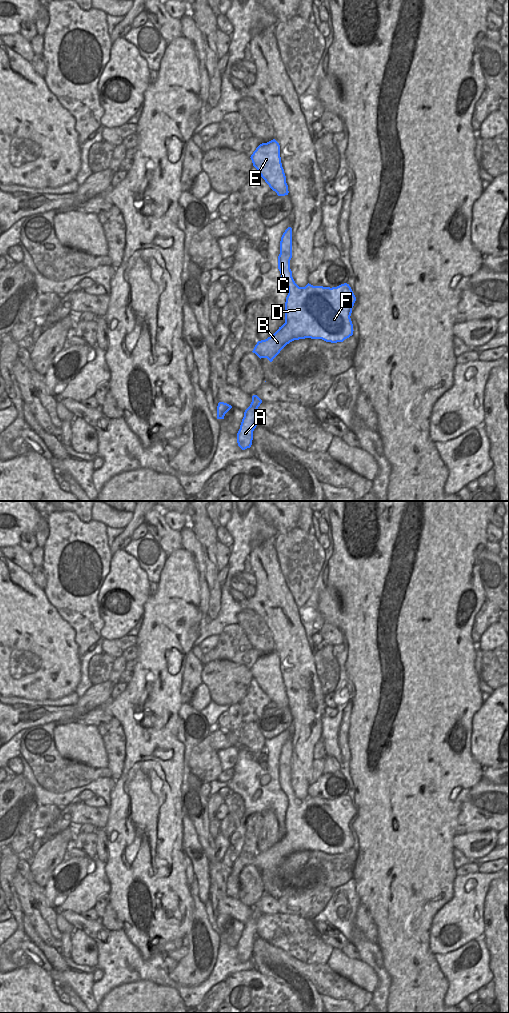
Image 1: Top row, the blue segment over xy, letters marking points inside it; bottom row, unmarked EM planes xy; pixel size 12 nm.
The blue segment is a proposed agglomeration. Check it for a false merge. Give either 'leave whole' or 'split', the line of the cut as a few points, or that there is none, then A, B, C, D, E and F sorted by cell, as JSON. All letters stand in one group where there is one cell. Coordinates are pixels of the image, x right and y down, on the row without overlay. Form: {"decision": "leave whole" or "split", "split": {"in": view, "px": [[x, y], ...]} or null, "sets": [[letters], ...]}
{"decision": "leave whole", "split": null, "sets": [["A", "B", "C", "D", "E", "F"]]}

